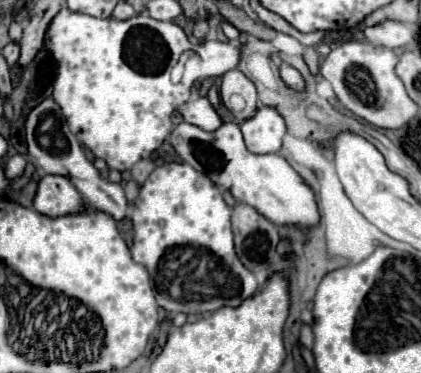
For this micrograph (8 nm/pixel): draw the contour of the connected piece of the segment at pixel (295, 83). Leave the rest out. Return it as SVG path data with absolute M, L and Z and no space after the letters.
M286 62L280 64L280 78L290 88L298 88L298 90L304 90L306 88L306 82L304 82L302 74L296 68L292 68L290 64L286 64Z

